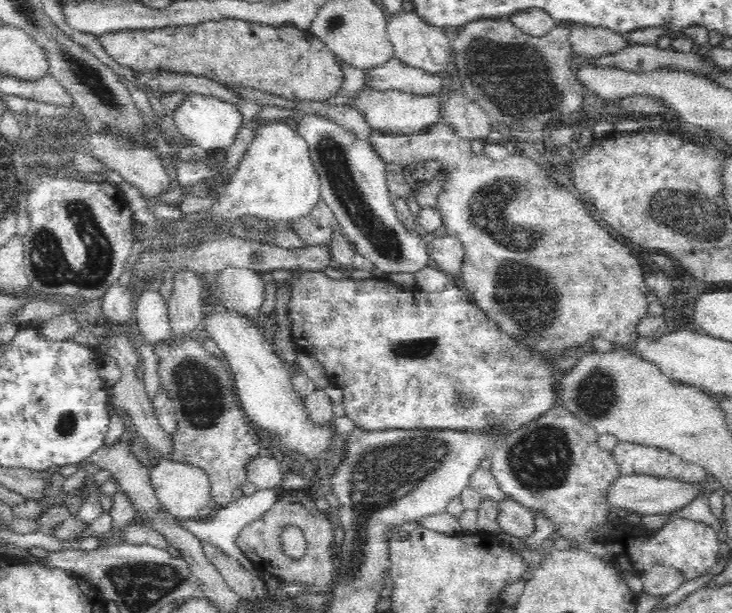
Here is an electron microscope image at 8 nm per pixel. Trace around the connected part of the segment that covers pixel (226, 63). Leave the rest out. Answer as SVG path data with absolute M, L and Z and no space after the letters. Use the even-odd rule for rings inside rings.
M238 19L208 21L160 29L136 29L106 33L99 38L105 52L121 66L135 70L173 70L206 76L227 86L245 86L296 100L326 100L344 84L340 59L312 34L294 27L273 27Z

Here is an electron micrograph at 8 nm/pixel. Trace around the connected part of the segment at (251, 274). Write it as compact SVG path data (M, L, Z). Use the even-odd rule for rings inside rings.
M231 268L218 273L218 287L226 307L234 307L252 320L260 315L266 300L266 286L258 273L248 268Z

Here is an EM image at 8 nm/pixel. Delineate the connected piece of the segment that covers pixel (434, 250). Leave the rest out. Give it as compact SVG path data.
M445 235L441 238L431 237L429 243L429 256L436 263L437 269L452 275L461 272L464 252L460 240L452 235Z

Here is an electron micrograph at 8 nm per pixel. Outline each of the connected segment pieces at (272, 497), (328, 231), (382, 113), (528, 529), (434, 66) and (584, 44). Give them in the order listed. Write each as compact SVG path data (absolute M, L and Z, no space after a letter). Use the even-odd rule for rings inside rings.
M271 488L266 490L257 490L251 496L242 496L238 500L235 500L232 504L216 509L216 513L213 514L208 519L198 520L196 519L186 519L179 520L180 525L189 529L194 535L196 535L201 541L211 542L221 548L226 554L237 558L250 572L258 574L254 562L250 560L247 556L244 556L242 549L238 546L236 539L240 532L254 520L259 520L259 518L268 510L272 508L272 504L276 502L276 498L280 496L283 490L278 488Z
M323 198L308 210L308 214L300 216L298 220L286 220L282 226L296 232L306 247L327 248L331 259L333 258L332 237L338 231L343 234L339 220L336 220L332 209Z
M364 86L356 100L350 102L350 107L354 107L364 115L368 128L384 135L413 135L420 133L428 125L440 122L438 110L440 104L448 98L448 86L443 86L441 95L414 95L394 90L376 90L369 86Z
M510 499L498 500L500 508L498 512L498 524L501 532L525 538L535 532L535 516L530 509Z
M403 11L389 15L386 22L386 34L393 47L393 56L400 62L429 73L446 72L446 67L454 61L451 41L444 29L428 25L416 16L414 11Z
M578 24L572 26L569 36L573 54L586 59L616 54L630 45L626 40L625 34L603 26Z

